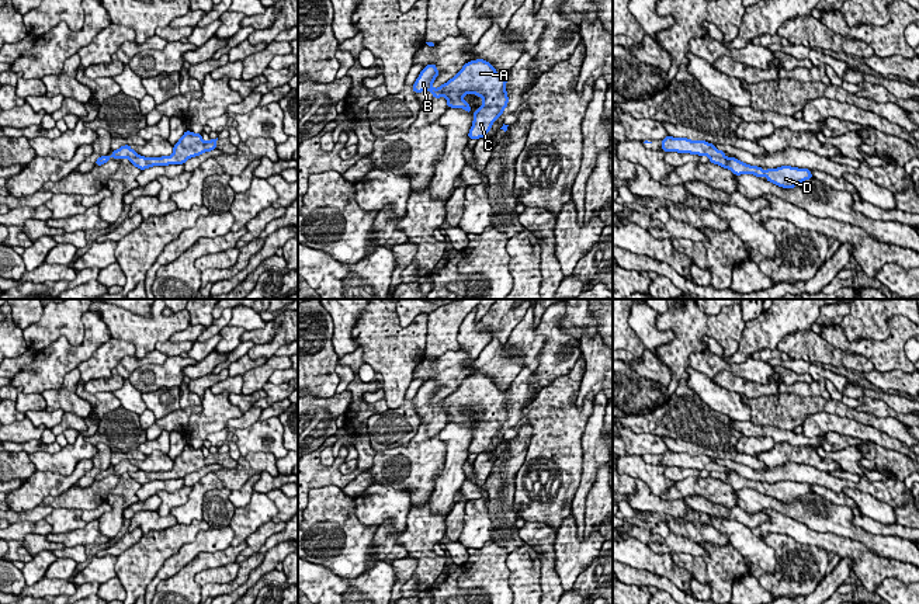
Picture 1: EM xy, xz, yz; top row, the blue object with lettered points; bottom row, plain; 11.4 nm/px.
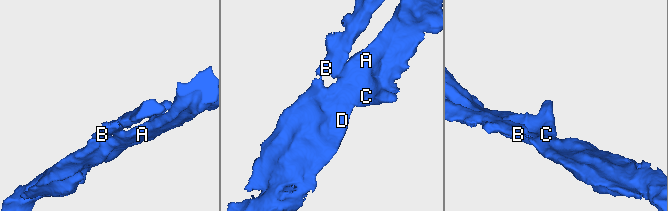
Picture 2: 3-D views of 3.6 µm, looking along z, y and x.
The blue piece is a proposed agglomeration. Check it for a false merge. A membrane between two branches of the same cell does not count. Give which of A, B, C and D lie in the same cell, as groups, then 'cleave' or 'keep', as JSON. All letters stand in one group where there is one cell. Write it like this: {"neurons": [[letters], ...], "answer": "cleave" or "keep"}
{"neurons": [["A", "C", "D"], ["B"]], "answer": "cleave"}

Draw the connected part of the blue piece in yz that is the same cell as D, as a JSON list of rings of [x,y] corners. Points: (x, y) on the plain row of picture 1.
[[[710,472],[710,478],[719,479],[731,485],[735,490],[753,489],[759,493],[764,492],[767,496],[788,504],[805,494],[814,493],[809,483],[781,480],[764,485],[763,482],[746,479],[736,472]]]

